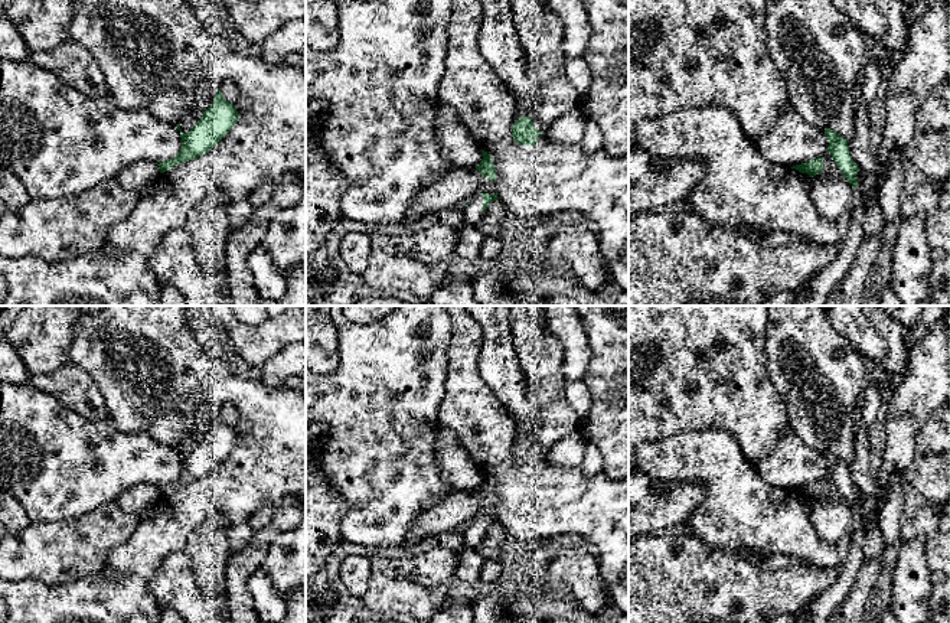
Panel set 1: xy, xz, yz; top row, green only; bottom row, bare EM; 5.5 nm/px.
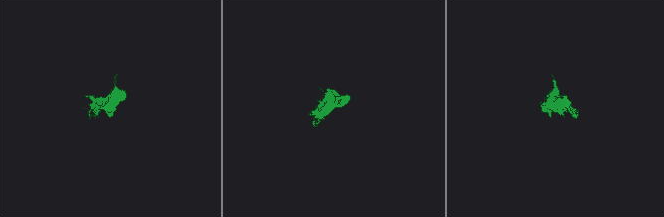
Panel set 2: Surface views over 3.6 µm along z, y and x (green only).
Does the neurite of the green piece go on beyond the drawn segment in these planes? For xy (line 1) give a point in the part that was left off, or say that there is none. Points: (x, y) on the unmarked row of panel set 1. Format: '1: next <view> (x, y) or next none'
1: next none

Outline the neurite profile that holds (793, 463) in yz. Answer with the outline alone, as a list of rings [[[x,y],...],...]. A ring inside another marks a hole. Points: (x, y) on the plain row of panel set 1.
[[[793,430],[778,437],[768,457],[751,466],[763,482],[786,490],[823,480],[829,469],[825,453],[809,447]]]

